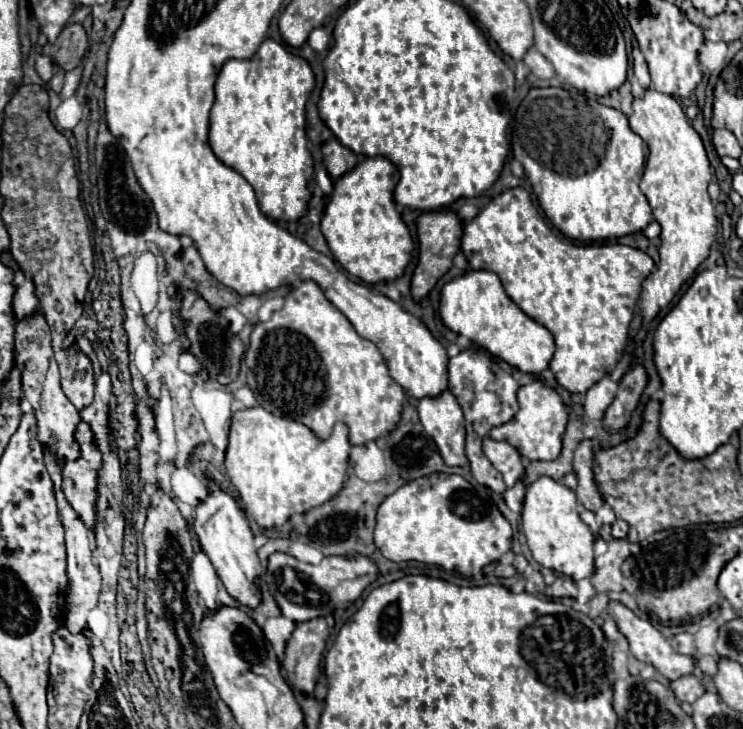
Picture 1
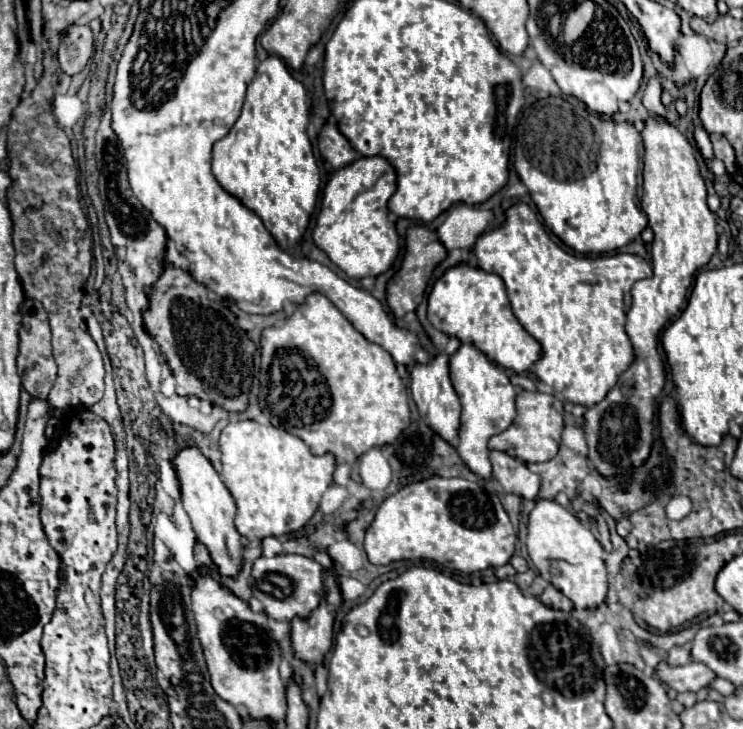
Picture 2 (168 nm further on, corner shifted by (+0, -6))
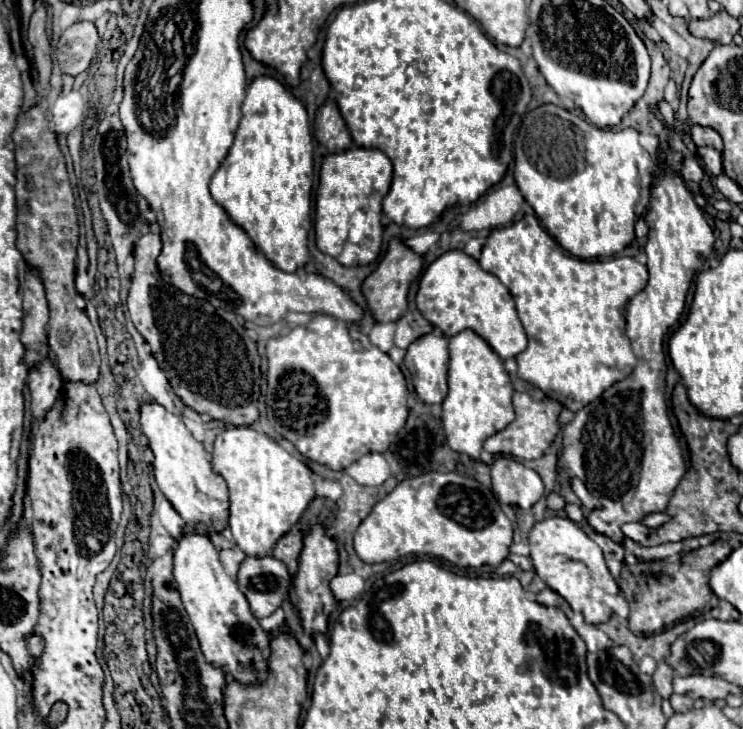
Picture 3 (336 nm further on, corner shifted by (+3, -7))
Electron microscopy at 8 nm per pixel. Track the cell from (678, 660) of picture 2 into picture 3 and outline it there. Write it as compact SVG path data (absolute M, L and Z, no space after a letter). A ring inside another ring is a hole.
M665 660L659 662L659 666L657 666L655 674L653 674L655 688L657 688L657 692L659 692L663 698L669 698L669 696L673 694L673 688L671 688L673 674L675 674L675 672L671 672L671 666L669 666Z

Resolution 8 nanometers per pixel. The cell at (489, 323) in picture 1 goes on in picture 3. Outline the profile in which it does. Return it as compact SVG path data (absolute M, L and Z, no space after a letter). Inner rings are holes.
M463 250L445 252L425 270L419 282L417 308L425 320L443 330L447 336L473 330L499 354L501 360L515 358L527 348L527 336L517 318L513 296L497 276L483 272L477 260L467 256Z

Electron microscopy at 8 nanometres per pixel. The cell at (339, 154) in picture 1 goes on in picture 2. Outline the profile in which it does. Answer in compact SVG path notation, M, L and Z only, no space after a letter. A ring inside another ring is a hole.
M326 123L320 131L318 139L318 149L324 159L332 163L334 169L344 167L346 163L352 163L354 159L360 157L360 153L350 145L350 141L340 133L336 123Z

